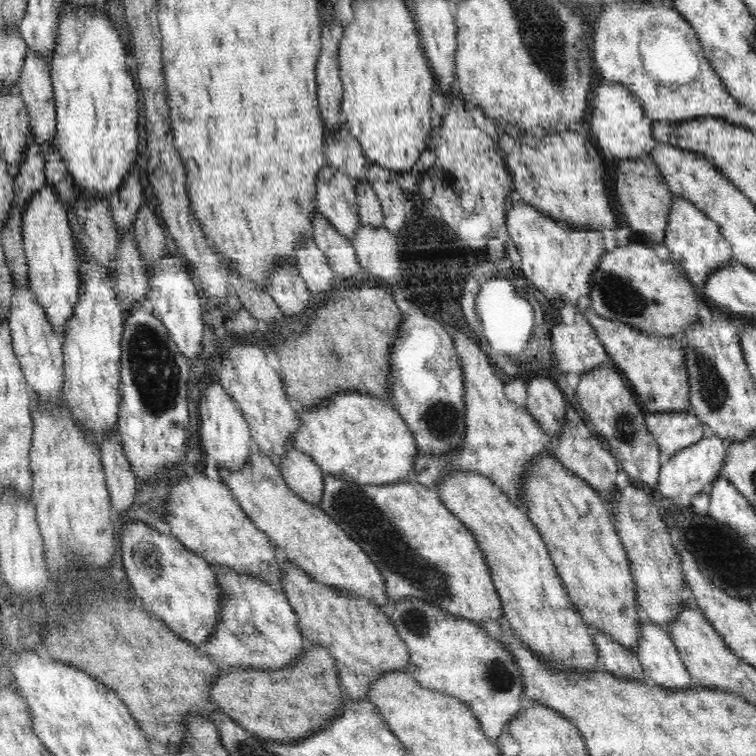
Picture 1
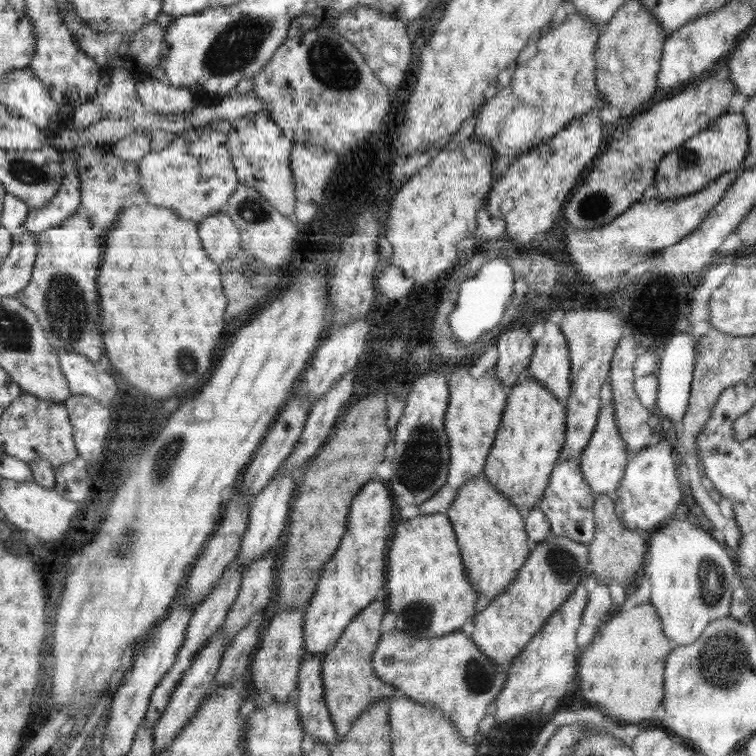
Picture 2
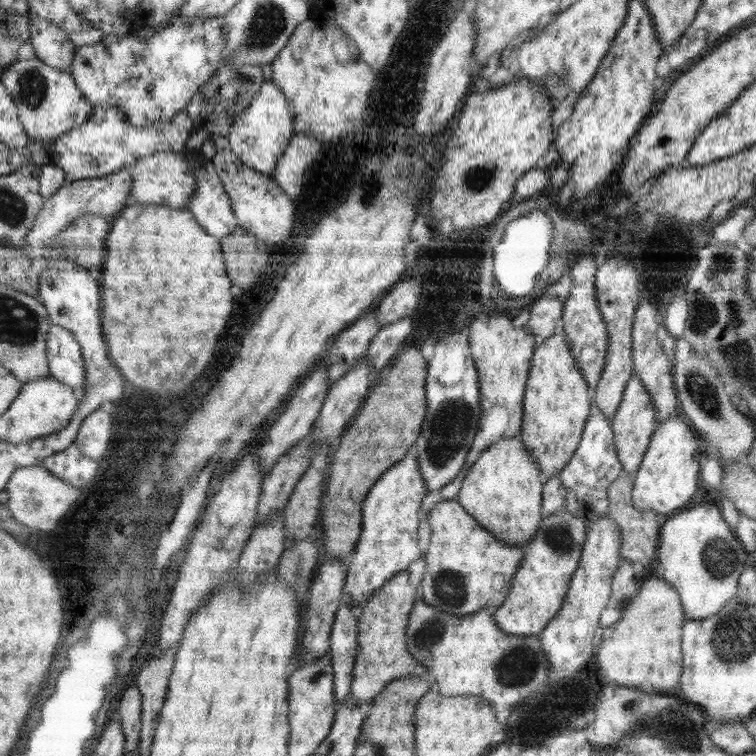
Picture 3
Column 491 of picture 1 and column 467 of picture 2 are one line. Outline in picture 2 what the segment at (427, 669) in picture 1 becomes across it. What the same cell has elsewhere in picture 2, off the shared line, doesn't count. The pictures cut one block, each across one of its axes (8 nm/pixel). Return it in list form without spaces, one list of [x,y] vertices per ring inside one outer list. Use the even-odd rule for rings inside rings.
[[[392,612],[390,632],[382,632],[372,667],[380,680],[392,683],[396,690],[401,690],[416,703],[444,711],[467,740],[478,734],[481,721],[486,718],[489,707],[508,678],[508,670],[496,669],[472,637],[461,630],[432,638],[414,637],[397,630]]]

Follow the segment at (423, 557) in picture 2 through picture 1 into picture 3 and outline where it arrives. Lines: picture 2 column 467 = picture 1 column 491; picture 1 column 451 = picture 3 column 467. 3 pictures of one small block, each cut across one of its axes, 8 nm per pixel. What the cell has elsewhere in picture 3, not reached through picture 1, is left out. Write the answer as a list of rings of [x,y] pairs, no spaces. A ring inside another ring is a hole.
[[[456,499],[436,503],[427,514],[427,518],[432,532],[429,548],[425,553],[427,570],[419,585],[422,588],[423,602],[436,610],[442,610],[457,617],[474,614],[478,610],[486,609],[487,606],[502,605],[508,597],[512,576],[516,574],[520,560],[524,558],[523,547],[510,545],[498,539],[488,529],[484,529]]]

